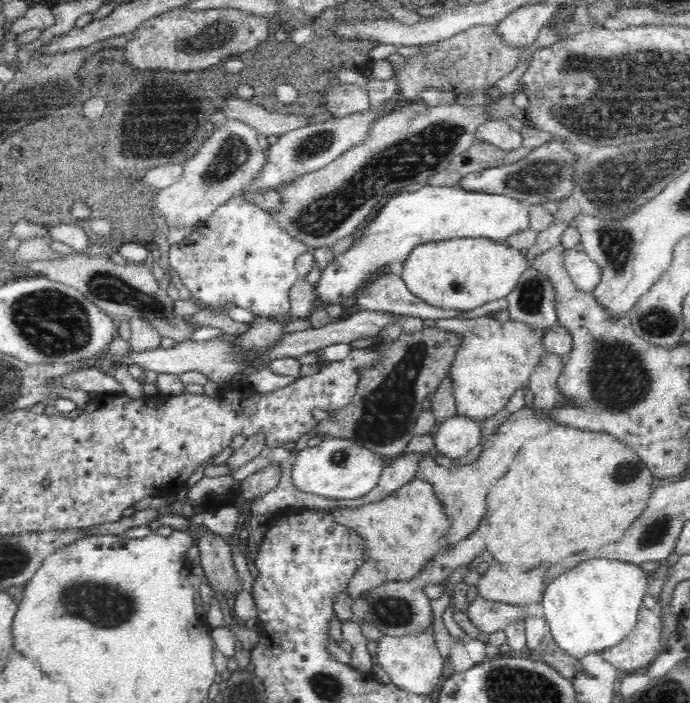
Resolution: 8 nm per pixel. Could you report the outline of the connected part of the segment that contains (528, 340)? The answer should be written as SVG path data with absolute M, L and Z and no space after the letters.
M488 316L474 319L443 318L438 319L435 326L462 335L462 342L449 369L456 412L479 423L502 410L516 390L530 386L531 374L542 358L550 353L543 346L543 338L554 328L553 325L544 330L531 330L527 324L517 320L500 322Z

